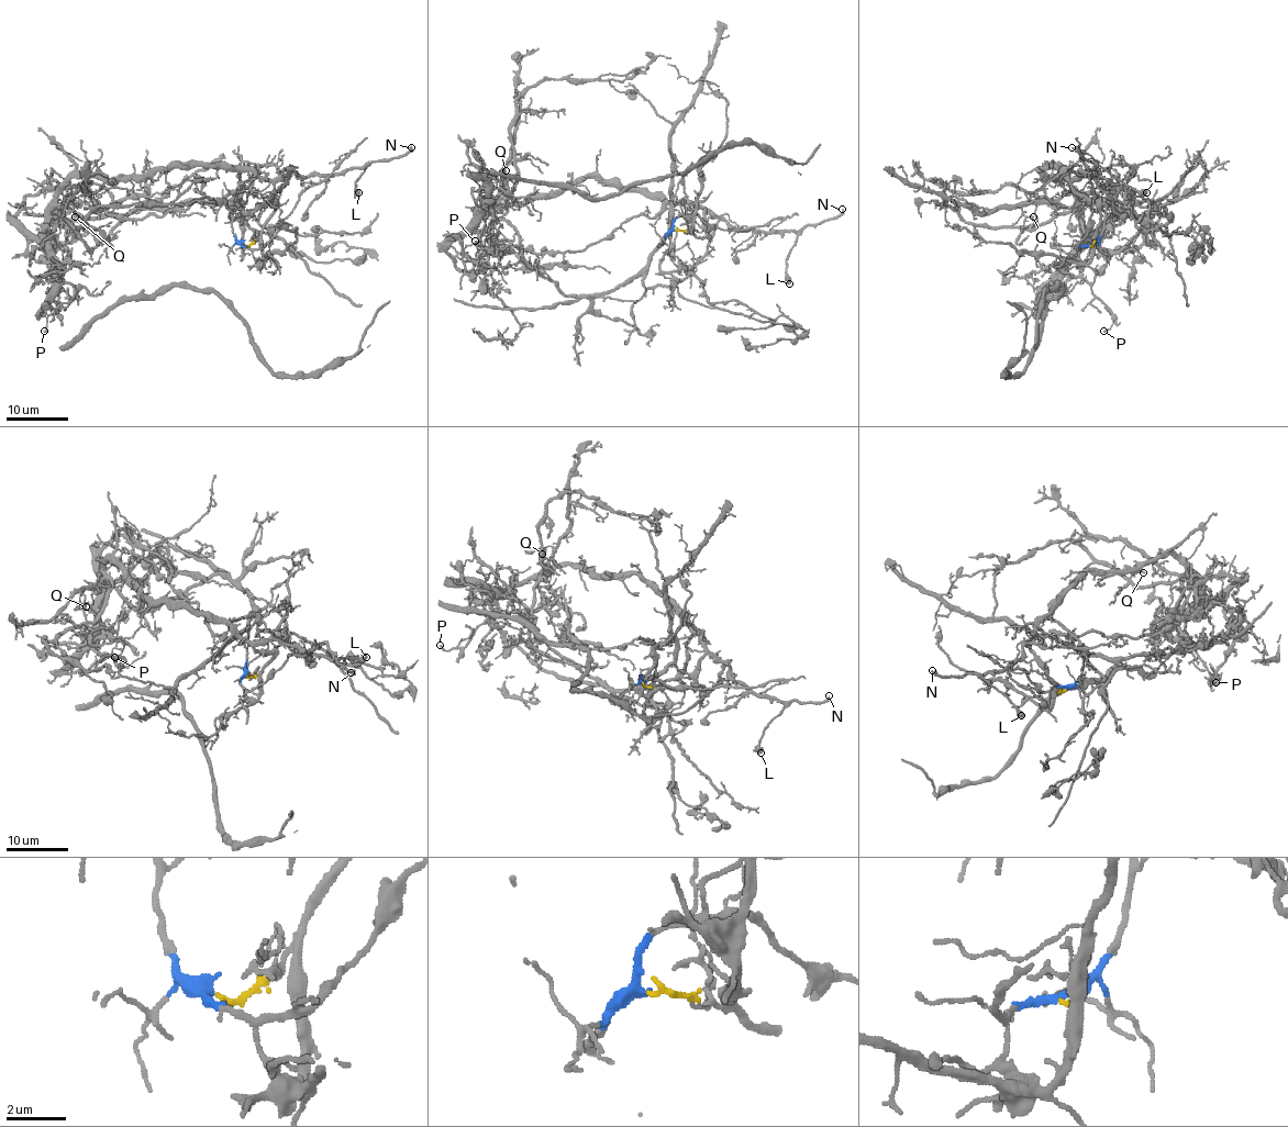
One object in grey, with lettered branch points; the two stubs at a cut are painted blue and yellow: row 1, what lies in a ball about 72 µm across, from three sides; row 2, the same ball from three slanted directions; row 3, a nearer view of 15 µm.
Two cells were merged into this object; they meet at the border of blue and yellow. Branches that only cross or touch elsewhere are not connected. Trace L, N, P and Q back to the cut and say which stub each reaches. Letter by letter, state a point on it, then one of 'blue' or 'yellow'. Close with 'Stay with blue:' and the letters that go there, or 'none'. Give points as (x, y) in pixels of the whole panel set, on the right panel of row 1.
L: at (1146, 192); yellow
N: at (1072, 147); yellow
P: at (1103, 331); yellow
Q: at (1033, 216); yellow
Stay with blue: none

